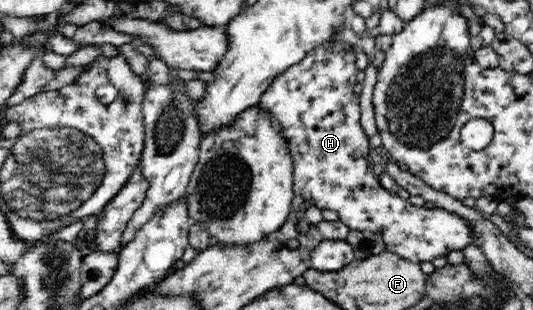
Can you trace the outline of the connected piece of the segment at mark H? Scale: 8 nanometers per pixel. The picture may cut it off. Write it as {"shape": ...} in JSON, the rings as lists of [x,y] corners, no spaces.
{"shape":[[[337,41],[311,49],[301,61],[278,75],[256,103],[279,122],[282,136],[286,137],[287,149],[294,165],[294,195],[300,195],[305,201],[309,201],[310,205],[321,210],[337,211],[339,220],[351,230],[369,230],[381,235],[387,245],[387,251],[415,264],[433,262],[438,257],[446,257],[450,252],[462,251],[465,247],[474,245],[471,224],[465,218],[437,207],[413,206],[408,199],[383,188],[379,177],[367,166],[369,138],[365,136],[359,122],[359,96],[353,91],[358,73],[355,52],[356,47],[353,45]]]}

